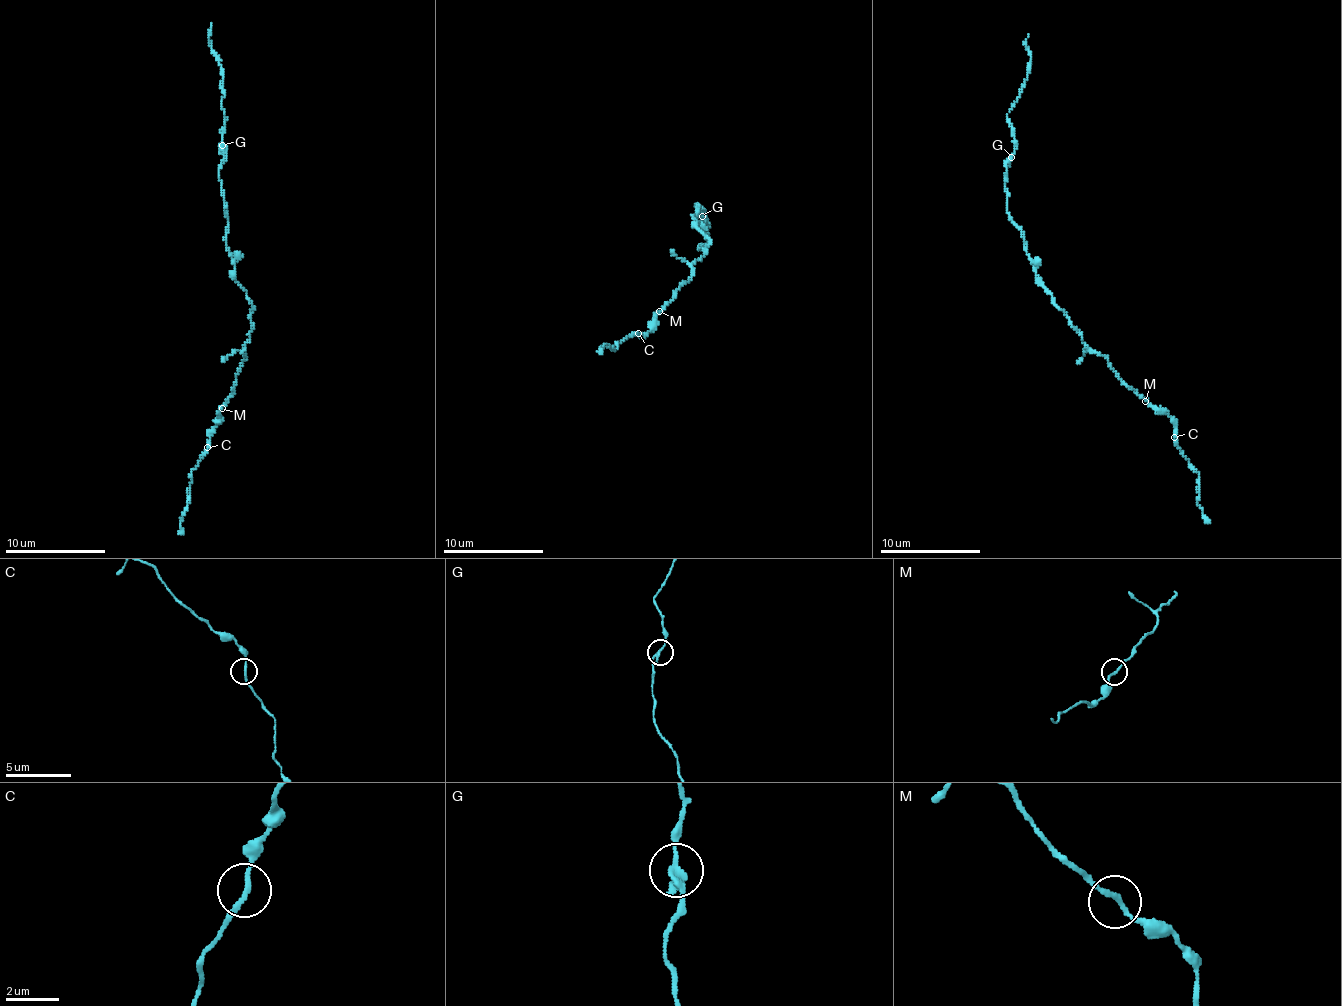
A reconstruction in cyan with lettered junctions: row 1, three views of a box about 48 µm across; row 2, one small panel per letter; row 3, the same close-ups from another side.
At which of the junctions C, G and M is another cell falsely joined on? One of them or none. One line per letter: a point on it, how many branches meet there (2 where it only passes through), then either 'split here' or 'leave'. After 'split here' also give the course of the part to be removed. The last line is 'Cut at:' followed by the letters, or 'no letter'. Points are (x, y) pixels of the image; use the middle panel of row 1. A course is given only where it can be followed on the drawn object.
C: (638, 333) | 2 | leave
G: (702, 216) | 2 | leave
M: (659, 311) | 2 | leave
Cut at: no letter

